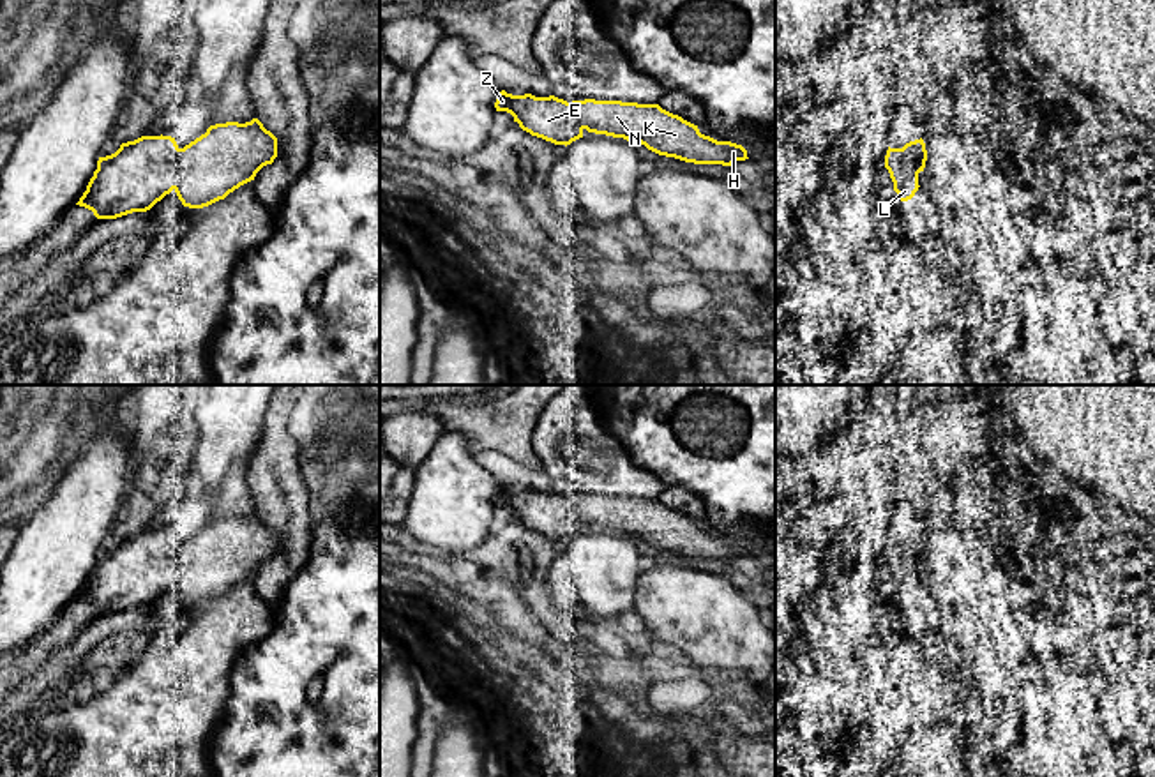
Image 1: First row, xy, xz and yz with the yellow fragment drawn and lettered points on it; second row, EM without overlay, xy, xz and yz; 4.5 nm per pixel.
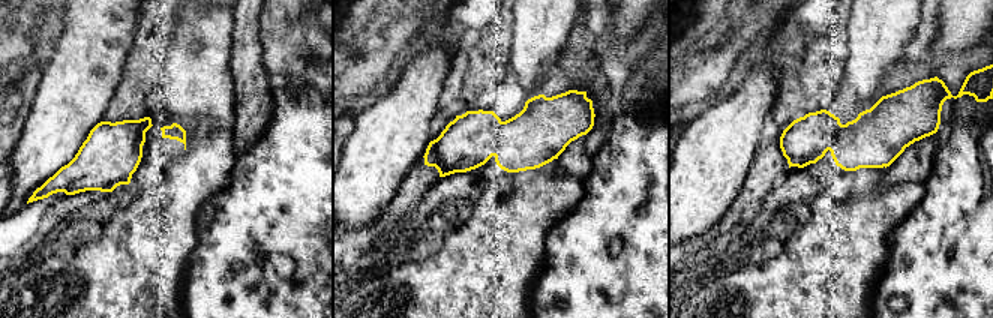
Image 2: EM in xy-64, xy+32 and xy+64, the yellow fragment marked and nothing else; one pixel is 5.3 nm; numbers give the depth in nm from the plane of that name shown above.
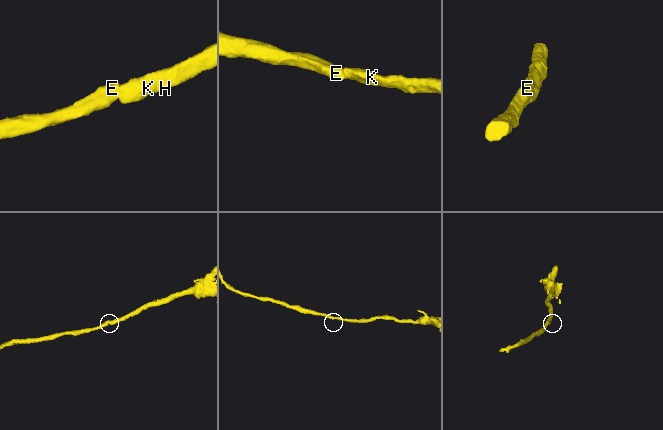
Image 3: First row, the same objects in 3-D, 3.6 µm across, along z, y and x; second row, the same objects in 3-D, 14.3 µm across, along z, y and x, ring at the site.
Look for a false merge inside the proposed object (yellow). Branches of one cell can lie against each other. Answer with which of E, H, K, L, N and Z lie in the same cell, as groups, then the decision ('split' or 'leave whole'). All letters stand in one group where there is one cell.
E H K L N Z | leave whole

